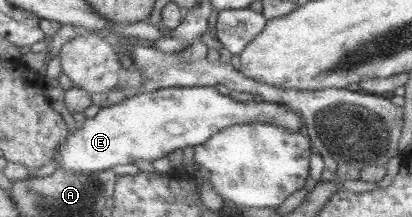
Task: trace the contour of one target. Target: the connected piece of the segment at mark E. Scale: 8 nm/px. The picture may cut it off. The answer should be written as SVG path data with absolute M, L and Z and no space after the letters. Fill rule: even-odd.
M161 85L159 89L138 93L108 108L100 107L97 115L78 125L77 130L56 150L57 168L90 174L136 159L152 162L175 150L196 147L212 134L246 122L263 122L290 132L304 131L300 117L279 105L256 99L249 104L234 102L229 96L219 94L213 86L165 88Z

